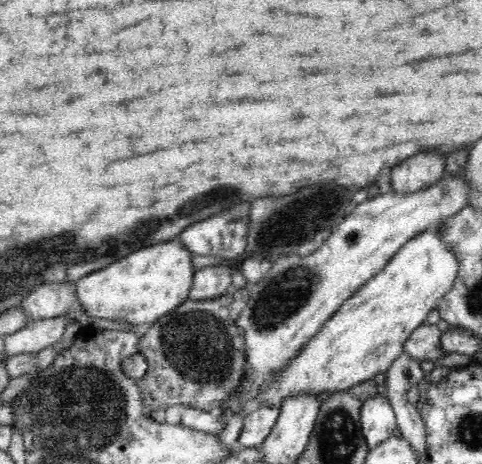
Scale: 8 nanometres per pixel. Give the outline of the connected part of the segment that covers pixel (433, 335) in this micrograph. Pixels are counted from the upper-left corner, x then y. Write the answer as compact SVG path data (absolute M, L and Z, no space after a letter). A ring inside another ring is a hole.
M436 324L432 326L420 326L418 330L412 332L412 336L406 340L404 352L420 362L432 360L438 362L438 358L450 354L442 348L442 332L436 328Z

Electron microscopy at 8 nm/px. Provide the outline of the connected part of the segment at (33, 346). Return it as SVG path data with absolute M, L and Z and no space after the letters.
M68 316L32 318L26 328L4 338L4 342L6 342L4 354L8 358L18 356L18 354L26 354L26 352L40 354L44 348L50 348L50 346L60 342L68 322L70 322Z

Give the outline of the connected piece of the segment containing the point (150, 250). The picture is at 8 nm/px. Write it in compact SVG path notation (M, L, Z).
M160 242L128 254L126 258L78 280L78 300L82 310L88 314L88 318L106 318L132 326L144 322L156 324L160 318L172 310L178 310L190 300L196 274L192 256L194 252L186 250L180 242Z

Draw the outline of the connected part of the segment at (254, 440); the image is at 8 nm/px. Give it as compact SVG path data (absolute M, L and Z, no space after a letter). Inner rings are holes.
M252 408L244 418L244 428L238 438L240 448L260 448L274 432L274 426L278 426L280 416L282 408Z

